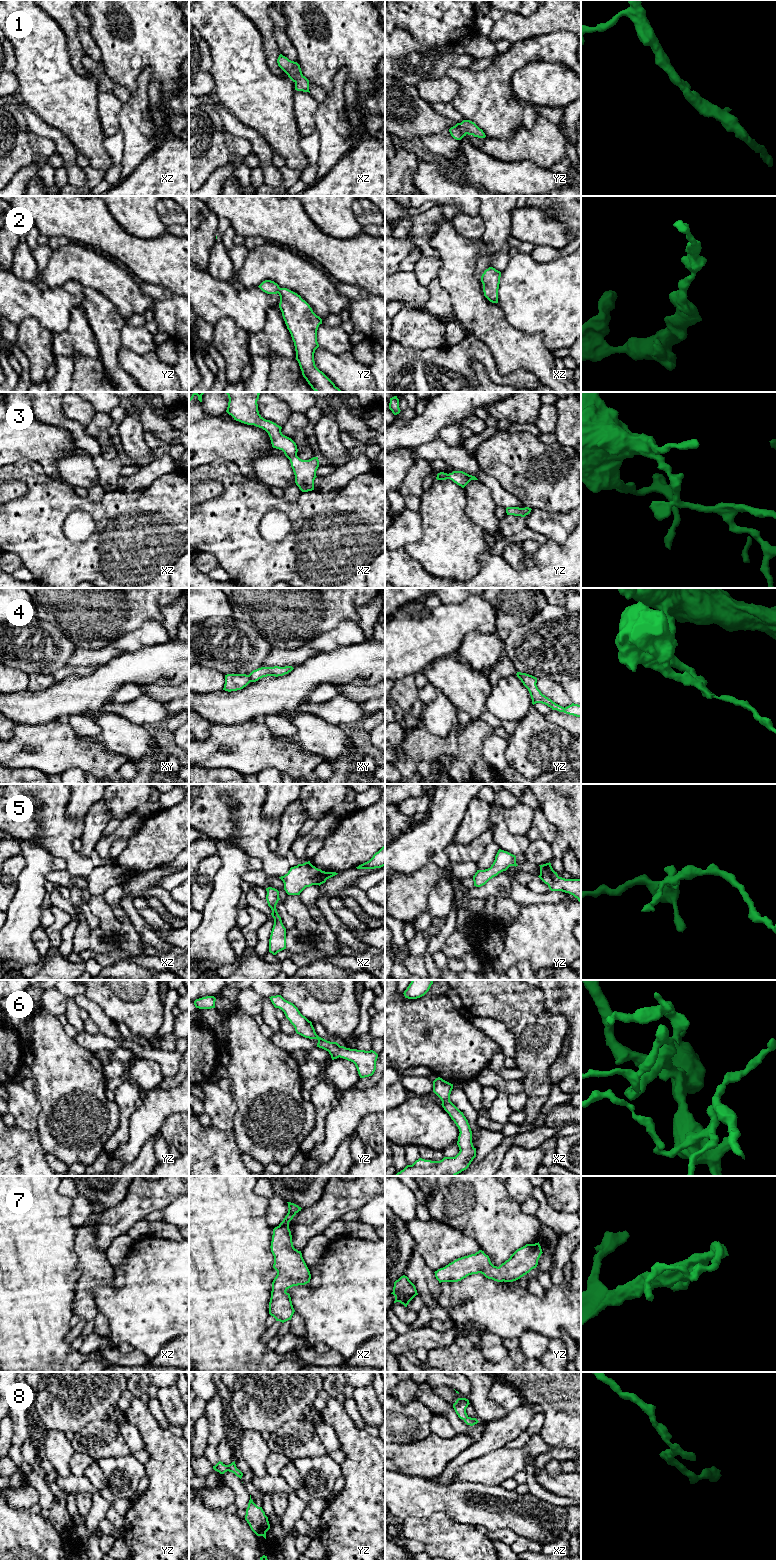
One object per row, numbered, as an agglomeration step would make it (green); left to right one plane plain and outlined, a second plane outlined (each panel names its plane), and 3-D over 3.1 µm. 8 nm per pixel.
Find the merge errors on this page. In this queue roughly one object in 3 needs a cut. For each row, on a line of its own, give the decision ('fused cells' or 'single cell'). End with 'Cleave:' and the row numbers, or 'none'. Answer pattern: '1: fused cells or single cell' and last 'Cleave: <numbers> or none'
1: single cell
2: single cell
3: single cell
4: fused cells
5: single cell
6: single cell
7: single cell
8: single cell
Cleave: 4

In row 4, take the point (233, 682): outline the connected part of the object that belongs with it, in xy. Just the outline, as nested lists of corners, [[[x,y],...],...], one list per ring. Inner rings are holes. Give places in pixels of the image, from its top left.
[[[227,674],[223,690],[231,692],[241,690],[250,683],[250,678],[246,674]]]

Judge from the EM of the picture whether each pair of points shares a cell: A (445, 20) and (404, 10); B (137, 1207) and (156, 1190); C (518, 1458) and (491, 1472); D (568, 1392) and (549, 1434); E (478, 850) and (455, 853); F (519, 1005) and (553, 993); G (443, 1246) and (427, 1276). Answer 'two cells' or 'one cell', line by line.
A: one cell
B: one cell
C: one cell
D: one cell
E: one cell
F: two cells
G: two cells

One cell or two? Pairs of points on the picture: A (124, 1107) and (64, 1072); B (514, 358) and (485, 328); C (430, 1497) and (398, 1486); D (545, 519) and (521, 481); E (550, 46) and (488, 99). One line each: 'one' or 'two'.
A: two
B: one
C: one
D: two
E: one

